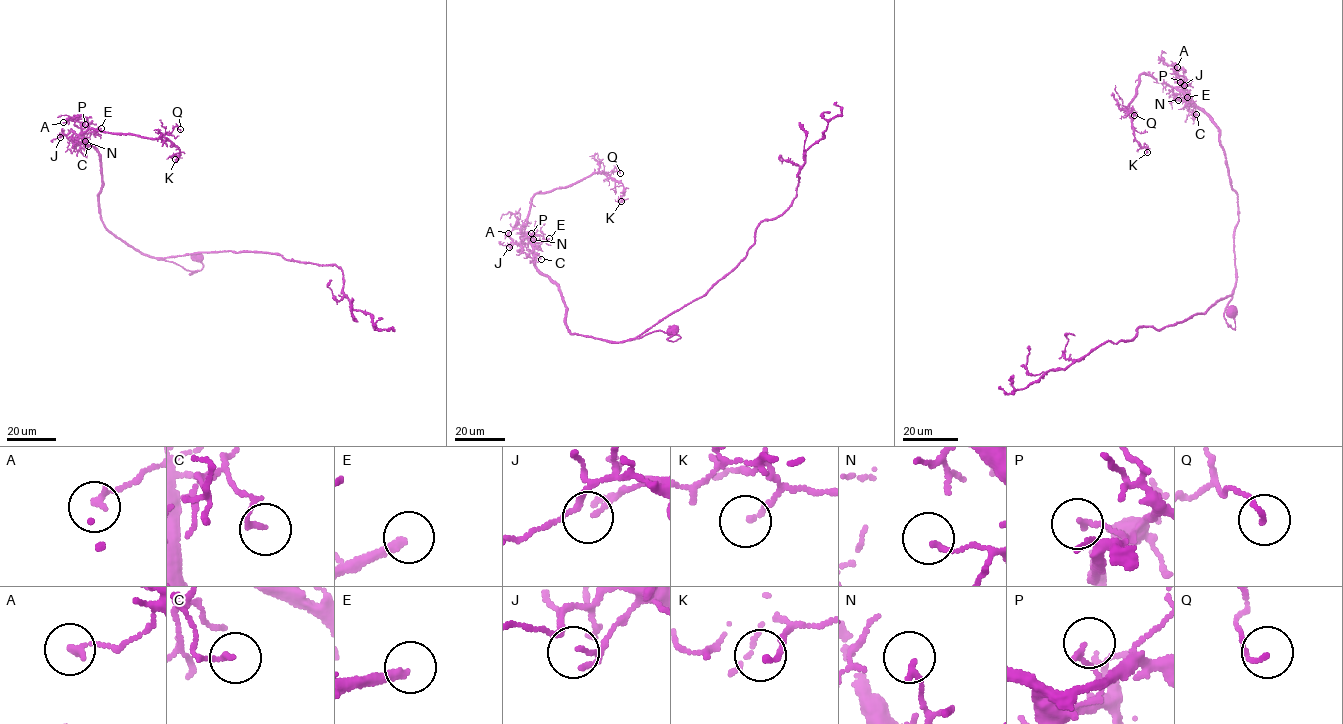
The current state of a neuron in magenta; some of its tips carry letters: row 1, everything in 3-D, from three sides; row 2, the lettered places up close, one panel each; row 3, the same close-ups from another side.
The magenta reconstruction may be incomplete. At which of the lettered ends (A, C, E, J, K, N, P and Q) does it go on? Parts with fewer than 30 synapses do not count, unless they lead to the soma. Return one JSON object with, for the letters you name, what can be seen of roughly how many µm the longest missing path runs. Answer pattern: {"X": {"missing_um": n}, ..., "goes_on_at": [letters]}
{"E": {"missing_um": 15}, "goes_on_at": ["E"]}

